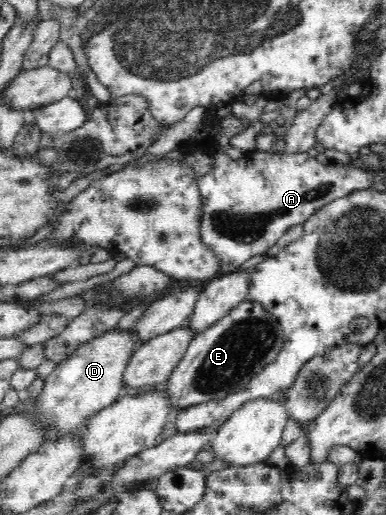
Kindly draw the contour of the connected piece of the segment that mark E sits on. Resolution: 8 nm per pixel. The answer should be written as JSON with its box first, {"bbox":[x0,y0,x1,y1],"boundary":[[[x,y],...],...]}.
{"bbox":[162,299,284,418],"boundary":[[[245,299],[240,302],[227,316],[220,318],[205,332],[195,335],[187,345],[183,356],[170,372],[169,378],[162,384],[166,401],[171,414],[169,418],[175,418],[180,411],[190,408],[201,402],[209,400],[221,400],[228,394],[241,390],[249,384],[250,380],[261,372],[264,366],[272,363],[281,352],[284,345],[284,332],[282,326],[265,309],[252,300]]]}

